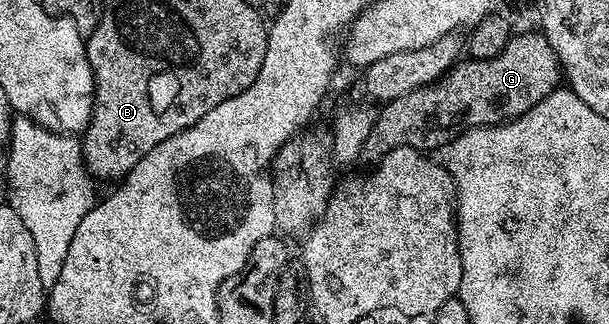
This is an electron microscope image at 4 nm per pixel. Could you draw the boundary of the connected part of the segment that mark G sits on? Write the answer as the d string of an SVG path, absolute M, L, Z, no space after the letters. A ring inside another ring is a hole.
M539 30L524 31L513 34L512 39L506 45L498 57L489 59L465 58L457 62L455 66L445 72L444 76L434 83L427 83L424 87L414 89L402 97L394 97L383 104L384 107L375 116L372 122L370 137L366 139L366 145L360 148L360 159L368 162L368 165L379 163L386 153L390 153L396 147L409 147L415 151L425 153L439 152L448 146L451 139L459 137L463 131L471 127L492 127L496 123L503 123L510 119L517 119L522 113L534 109L542 97L550 97L562 83L562 68L560 61L550 41Z

